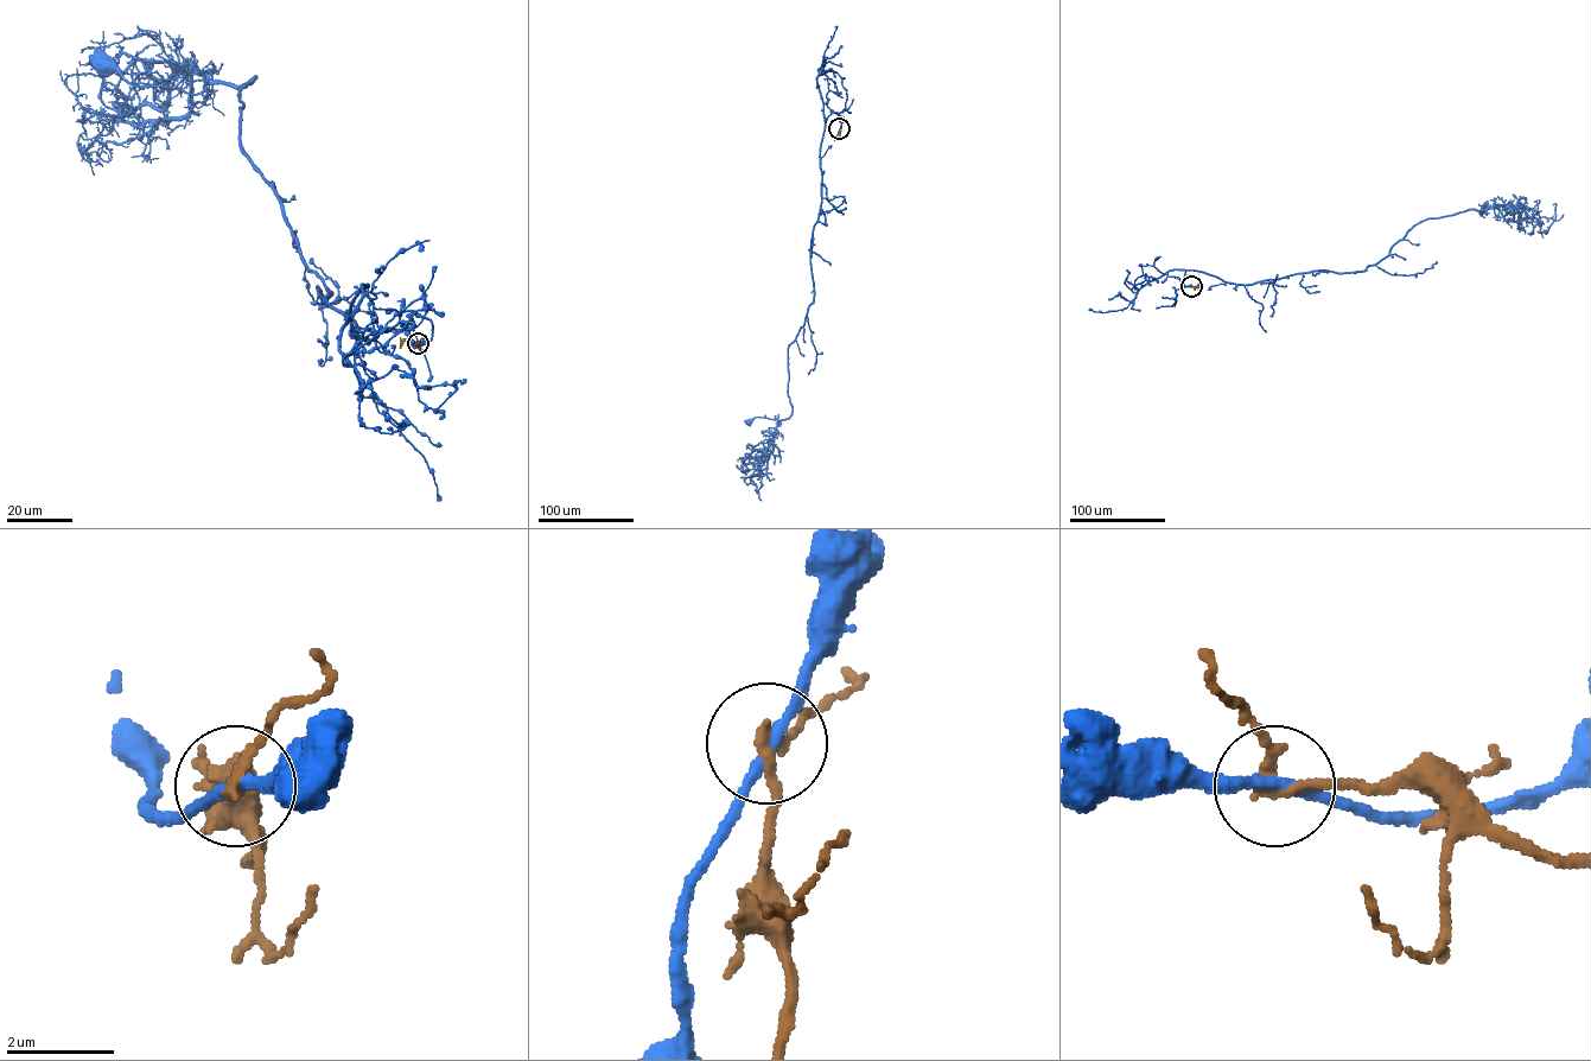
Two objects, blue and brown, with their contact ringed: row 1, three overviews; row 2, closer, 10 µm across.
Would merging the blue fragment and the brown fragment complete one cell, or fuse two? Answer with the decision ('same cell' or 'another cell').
another cell

